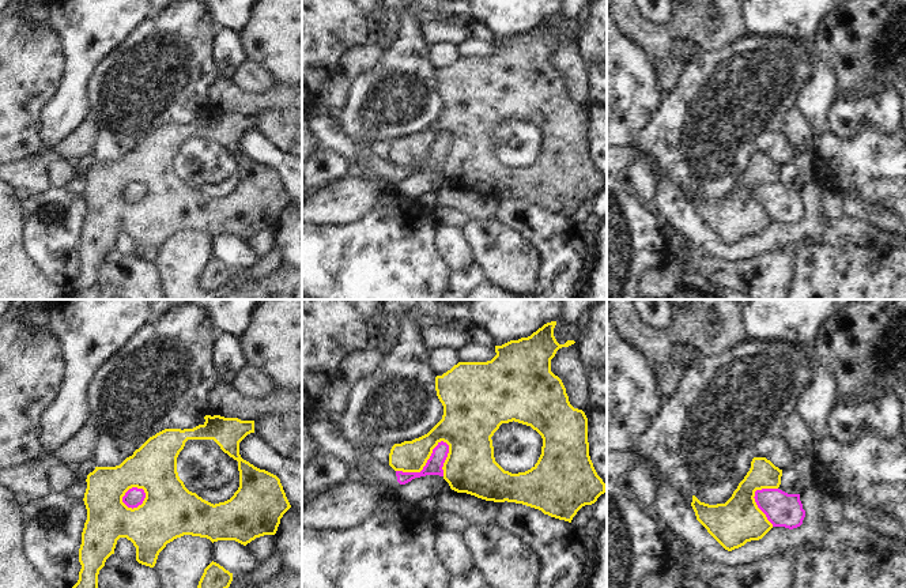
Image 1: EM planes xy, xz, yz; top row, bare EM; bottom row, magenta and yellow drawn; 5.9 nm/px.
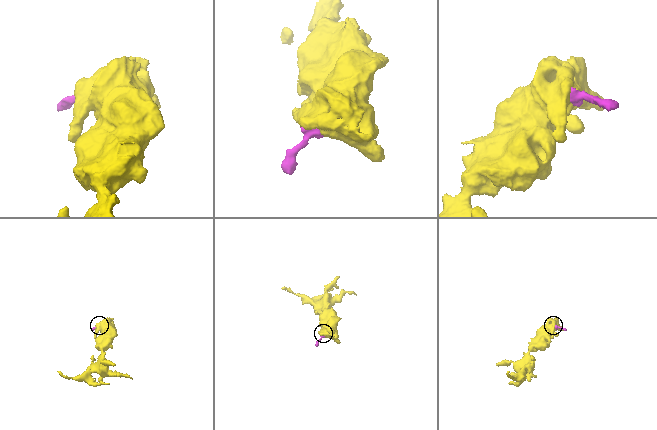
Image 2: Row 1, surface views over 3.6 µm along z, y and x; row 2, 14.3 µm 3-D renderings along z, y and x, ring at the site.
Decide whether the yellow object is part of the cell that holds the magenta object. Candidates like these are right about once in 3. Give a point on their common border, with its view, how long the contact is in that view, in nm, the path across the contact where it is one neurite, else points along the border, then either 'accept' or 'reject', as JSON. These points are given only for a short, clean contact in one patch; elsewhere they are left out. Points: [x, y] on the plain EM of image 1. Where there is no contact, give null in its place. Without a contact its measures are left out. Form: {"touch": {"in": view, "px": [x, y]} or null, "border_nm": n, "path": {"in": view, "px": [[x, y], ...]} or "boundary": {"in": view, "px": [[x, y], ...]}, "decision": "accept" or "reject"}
{"touch": {"in": "xz", "px": [426, 159]}, "border_nm": 360, "decision": "reject"}

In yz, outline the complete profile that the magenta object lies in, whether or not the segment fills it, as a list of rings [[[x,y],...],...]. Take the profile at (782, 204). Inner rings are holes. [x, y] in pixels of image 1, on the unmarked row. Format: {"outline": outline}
{"outline": [[[762,184],[755,186],[754,193],[773,222],[793,225],[803,219],[805,206],[800,189],[788,189],[779,184]]]}

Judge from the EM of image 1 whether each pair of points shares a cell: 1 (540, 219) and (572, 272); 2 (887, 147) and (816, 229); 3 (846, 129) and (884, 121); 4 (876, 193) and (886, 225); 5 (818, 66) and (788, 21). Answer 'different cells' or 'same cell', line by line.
1: same cell
2: different cells
3: same cell
4: different cells
5: same cell

